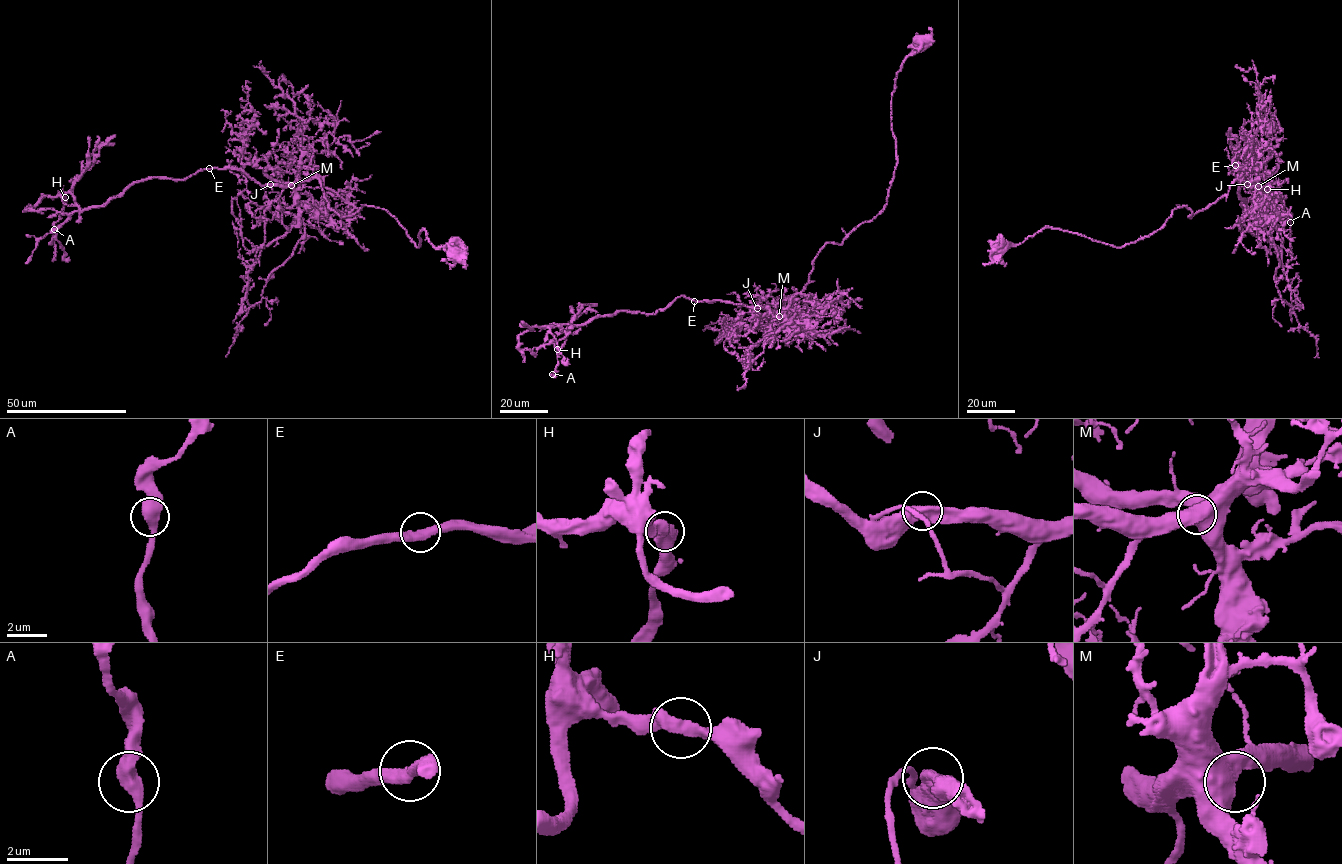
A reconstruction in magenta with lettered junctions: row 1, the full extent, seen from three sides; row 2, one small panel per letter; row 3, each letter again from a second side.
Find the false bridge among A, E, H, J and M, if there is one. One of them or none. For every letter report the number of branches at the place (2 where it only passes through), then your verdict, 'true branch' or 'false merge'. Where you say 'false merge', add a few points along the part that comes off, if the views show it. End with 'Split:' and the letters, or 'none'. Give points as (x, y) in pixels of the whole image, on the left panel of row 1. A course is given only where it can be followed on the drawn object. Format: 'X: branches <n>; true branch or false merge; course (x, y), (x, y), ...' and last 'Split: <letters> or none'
A: branches 2; true branch
E: branches 2; true branch
H: branches 2; true branch
J: branches 2; true branch
M: branches 2; true branch
Split: none

